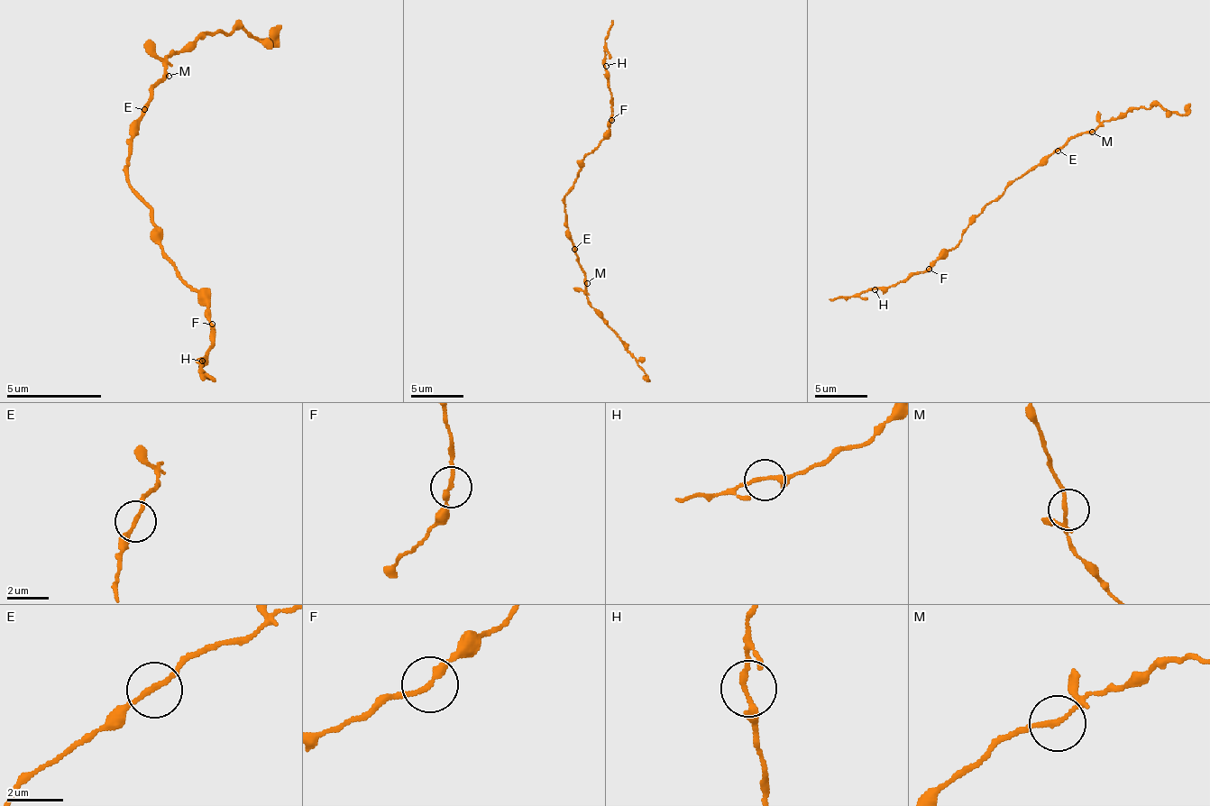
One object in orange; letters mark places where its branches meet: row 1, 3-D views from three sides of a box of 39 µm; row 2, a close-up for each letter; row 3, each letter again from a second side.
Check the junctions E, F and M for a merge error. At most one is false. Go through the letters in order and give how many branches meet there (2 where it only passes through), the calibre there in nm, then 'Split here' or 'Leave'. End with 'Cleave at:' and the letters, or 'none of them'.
E: Branches: 2. Thickness 160 nm. Leave
F: Branches: 2. Thickness 200 nm. Leave
M: Branches: 2. Thickness 160 nm. Leave
Cleave at: none of them

